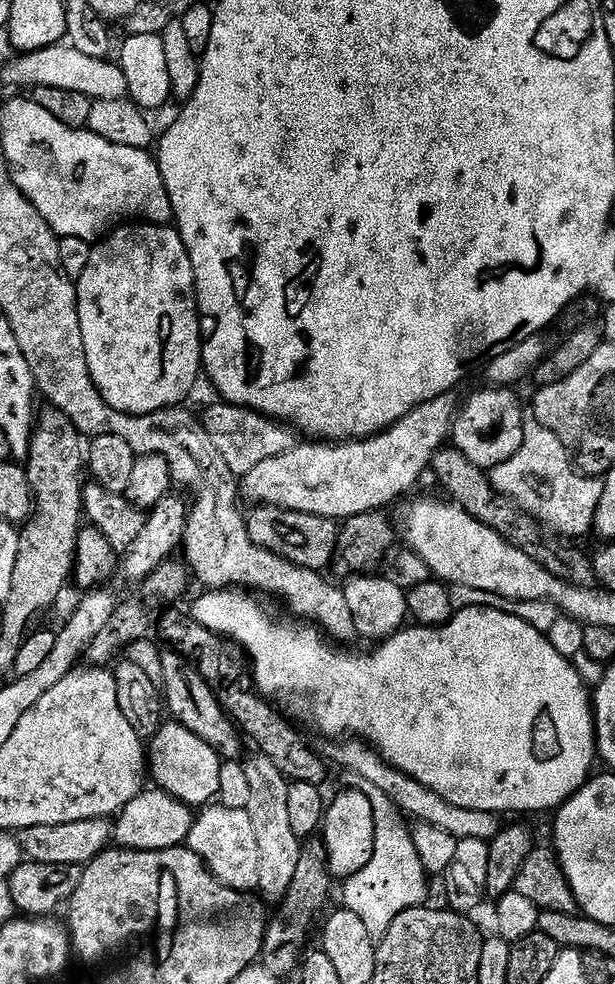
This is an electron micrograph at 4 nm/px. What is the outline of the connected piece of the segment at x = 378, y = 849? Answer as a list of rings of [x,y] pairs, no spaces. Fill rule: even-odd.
[[[372,796],[376,833],[374,834],[374,854],[358,874],[347,877],[344,884],[343,907],[348,908],[370,930],[372,939],[383,940],[390,922],[411,908],[421,907],[428,896],[429,873],[424,860],[412,837],[412,828],[400,807],[389,796]]]

